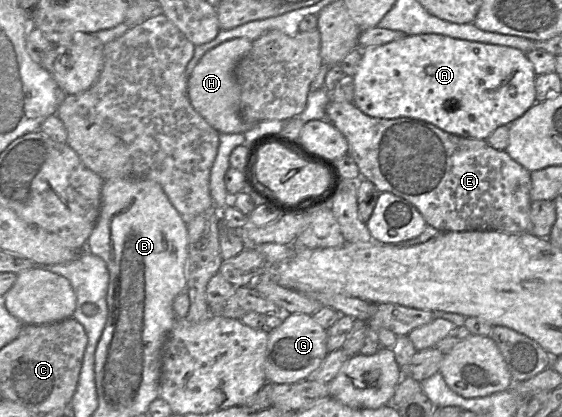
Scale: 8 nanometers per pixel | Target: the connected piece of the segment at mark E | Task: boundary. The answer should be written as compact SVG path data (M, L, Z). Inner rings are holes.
M332 102L326 107L326 118L346 137L348 141L348 155L356 162L362 177L371 181L377 190L397 195L421 213L426 223L439 232L495 230L504 233L530 233L530 172L514 161L505 150L491 147L486 140L468 139L445 132L435 125L408 117L396 119L381 119L366 115L353 102Z

